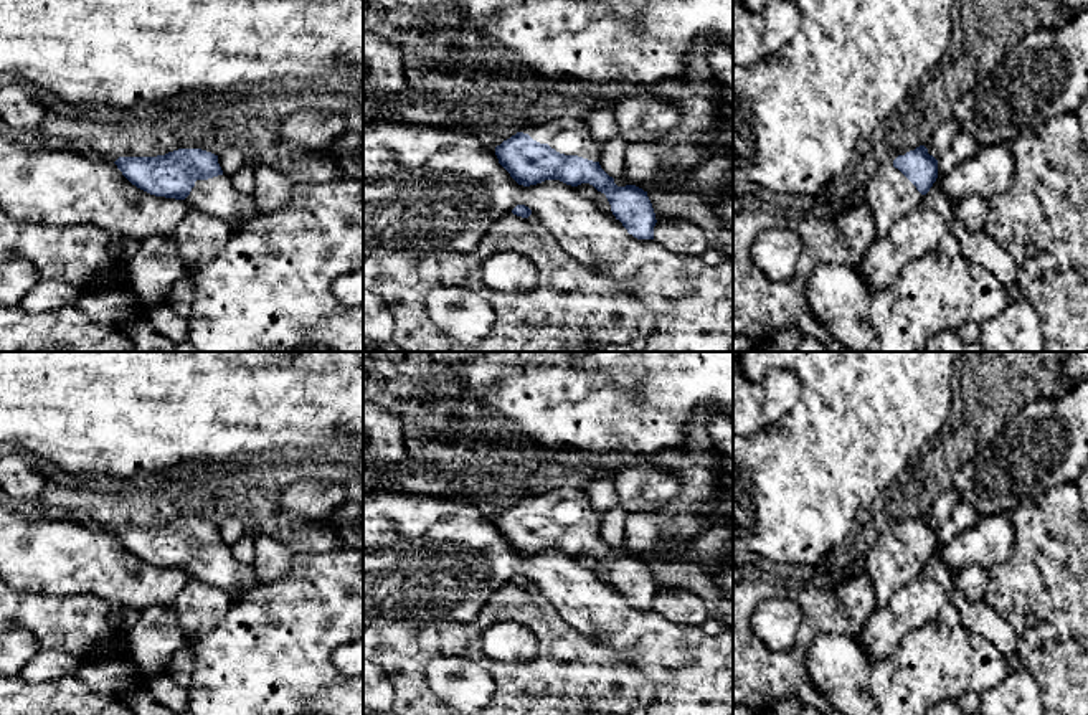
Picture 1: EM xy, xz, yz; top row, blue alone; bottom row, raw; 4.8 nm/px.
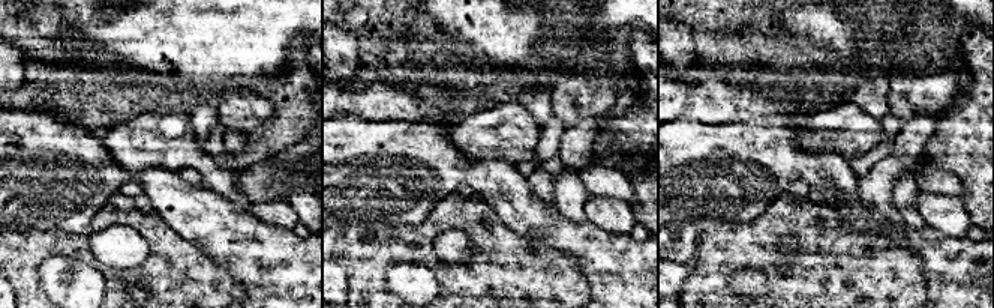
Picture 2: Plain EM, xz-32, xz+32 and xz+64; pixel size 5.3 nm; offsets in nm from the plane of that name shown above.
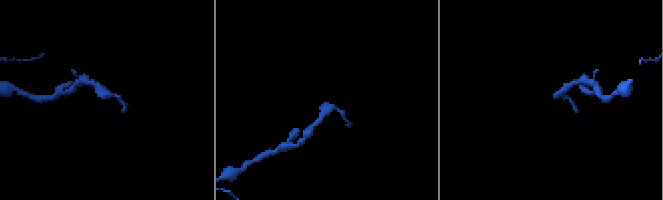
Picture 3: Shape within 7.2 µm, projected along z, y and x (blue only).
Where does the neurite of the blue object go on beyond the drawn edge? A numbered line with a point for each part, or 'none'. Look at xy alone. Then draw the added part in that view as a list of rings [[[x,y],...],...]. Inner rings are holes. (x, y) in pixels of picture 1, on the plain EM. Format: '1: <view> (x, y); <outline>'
1: xy (217, 567); [[[226,543],[196,550],[183,571],[192,578],[226,591],[233,598],[248,594],[259,583],[254,568],[238,561]]]

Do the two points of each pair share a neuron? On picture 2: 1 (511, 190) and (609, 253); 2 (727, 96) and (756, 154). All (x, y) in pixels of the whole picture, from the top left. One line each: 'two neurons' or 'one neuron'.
1: one neuron
2: two neurons

